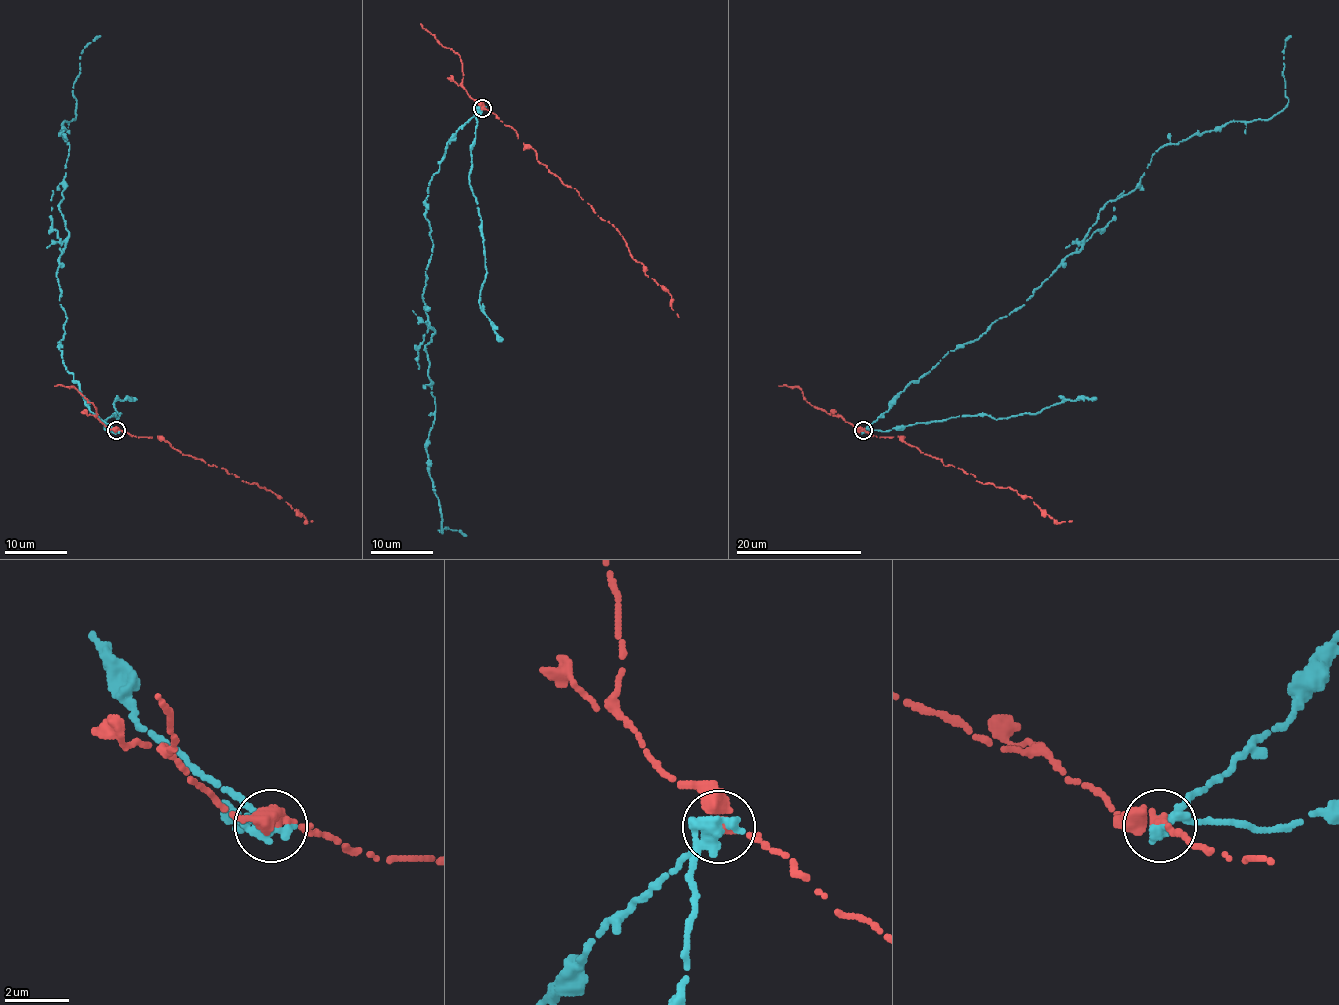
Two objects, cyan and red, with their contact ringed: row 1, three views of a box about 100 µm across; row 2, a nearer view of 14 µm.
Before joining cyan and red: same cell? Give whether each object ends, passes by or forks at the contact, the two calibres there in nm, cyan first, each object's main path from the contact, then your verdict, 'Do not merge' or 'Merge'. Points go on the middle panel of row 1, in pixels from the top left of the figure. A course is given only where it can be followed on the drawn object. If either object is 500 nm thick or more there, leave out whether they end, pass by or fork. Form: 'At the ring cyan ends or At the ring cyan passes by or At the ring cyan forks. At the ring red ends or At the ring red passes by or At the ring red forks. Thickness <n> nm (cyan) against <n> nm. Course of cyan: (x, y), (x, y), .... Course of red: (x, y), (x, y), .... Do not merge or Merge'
At the ring cyan passes by. At the ring red passes by. Thickness 440 nm (cyan) against 280 nm. Course of cyan: (482, 109), (455, 132), (426, 198), (422, 300), (435, 331), (426, 447), (438, 530), (466, 535). Course of red: (482, 109), (510, 126), (548, 170), (615, 228), (644, 272), (672, 295), (678, 317). Do not merge

